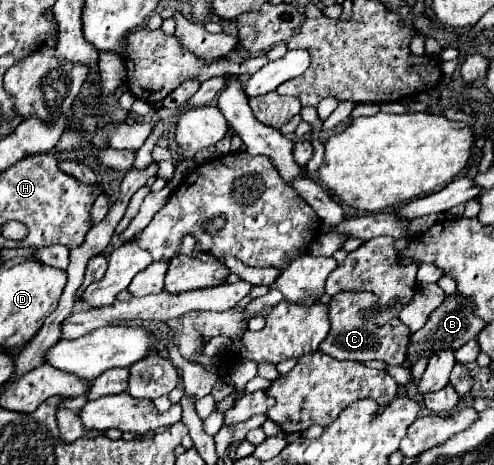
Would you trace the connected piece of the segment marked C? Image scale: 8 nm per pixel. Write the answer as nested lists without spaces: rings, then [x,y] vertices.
[[[339,292],[329,302],[329,320],[331,320],[331,332],[325,342],[321,342],[319,350],[341,360],[381,360],[385,364],[403,364],[405,362],[405,350],[409,344],[409,328],[399,320],[393,318],[387,324],[379,326],[375,324],[367,314],[375,312],[379,308],[377,296],[373,292]]]

